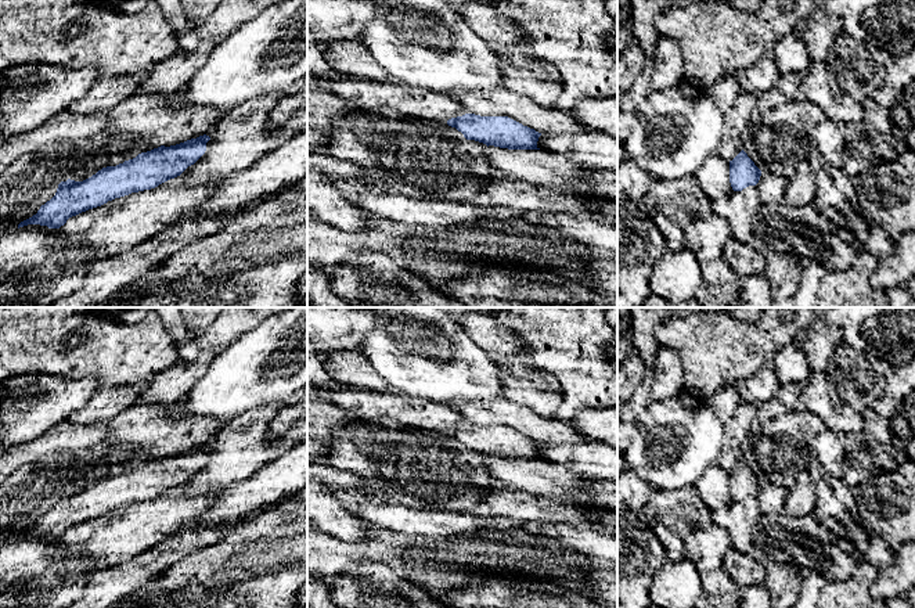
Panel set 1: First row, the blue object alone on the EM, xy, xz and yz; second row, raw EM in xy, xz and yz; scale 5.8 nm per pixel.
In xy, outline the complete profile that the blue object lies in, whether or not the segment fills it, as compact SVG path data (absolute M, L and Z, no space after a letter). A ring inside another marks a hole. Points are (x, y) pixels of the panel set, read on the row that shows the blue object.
M203 134L176 145L161 145L116 166L102 168L83 181L61 181L55 195L36 215L21 222L18 229L28 224L60 229L69 217L108 201L155 188L194 165L205 154L209 140Z

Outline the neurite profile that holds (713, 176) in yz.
M717 154L705 161L695 179L712 202L734 191L730 183L730 162Z

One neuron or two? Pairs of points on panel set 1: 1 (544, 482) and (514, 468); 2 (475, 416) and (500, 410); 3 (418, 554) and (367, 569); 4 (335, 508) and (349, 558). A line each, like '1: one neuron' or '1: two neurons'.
1: one neuron
2: one neuron
3: two neurons
4: one neuron

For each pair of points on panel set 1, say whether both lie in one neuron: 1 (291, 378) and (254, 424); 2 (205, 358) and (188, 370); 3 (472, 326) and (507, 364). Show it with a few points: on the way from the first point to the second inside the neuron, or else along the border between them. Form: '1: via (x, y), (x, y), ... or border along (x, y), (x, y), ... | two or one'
1: border along (292, 396), (285, 402), (259, 405), (241, 414) | two
2: via (201, 362), (193, 370) | one
3: border along (489, 352), (523, 355) | two

